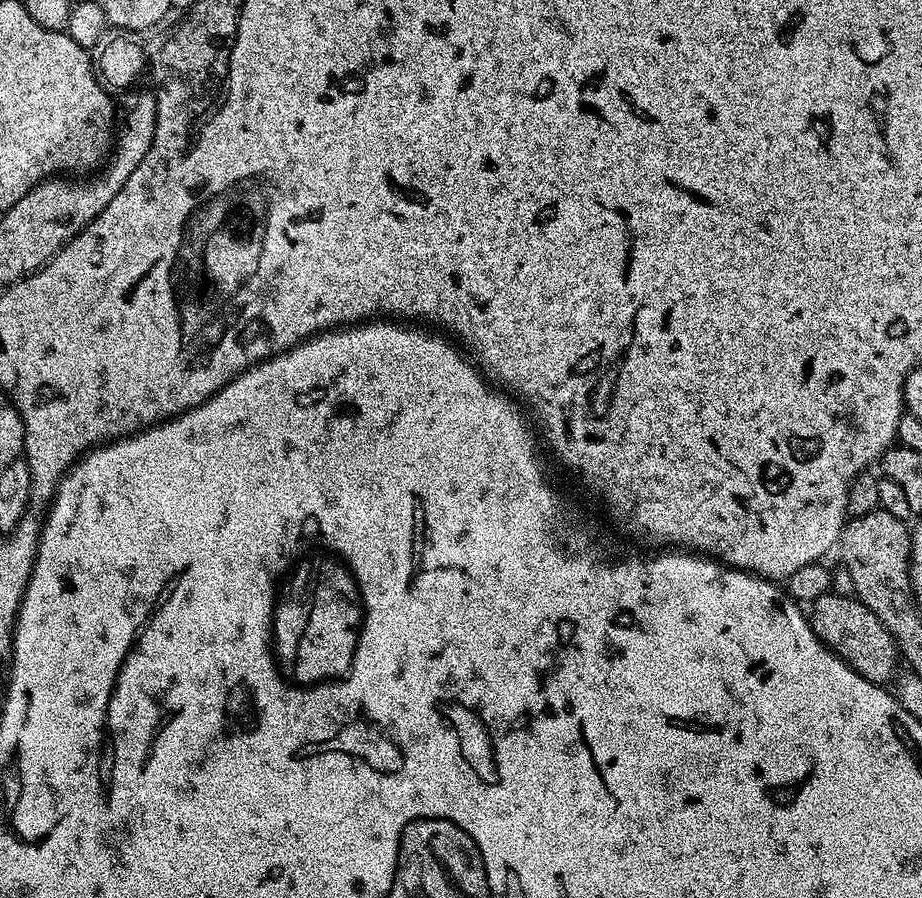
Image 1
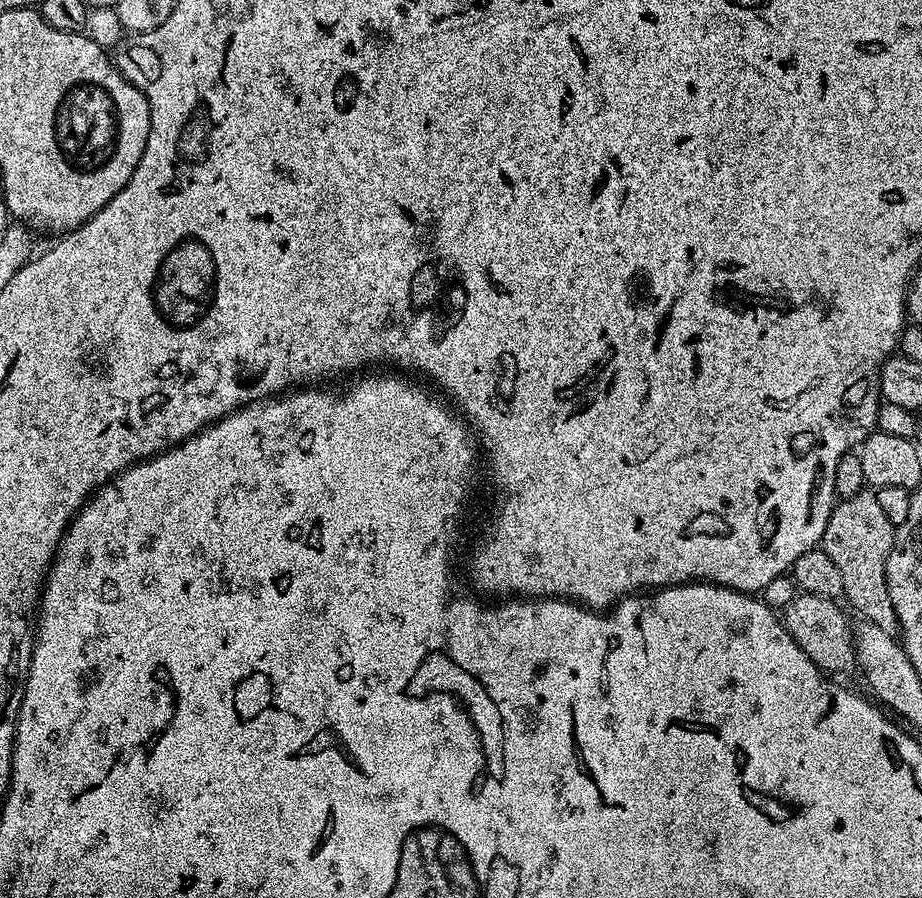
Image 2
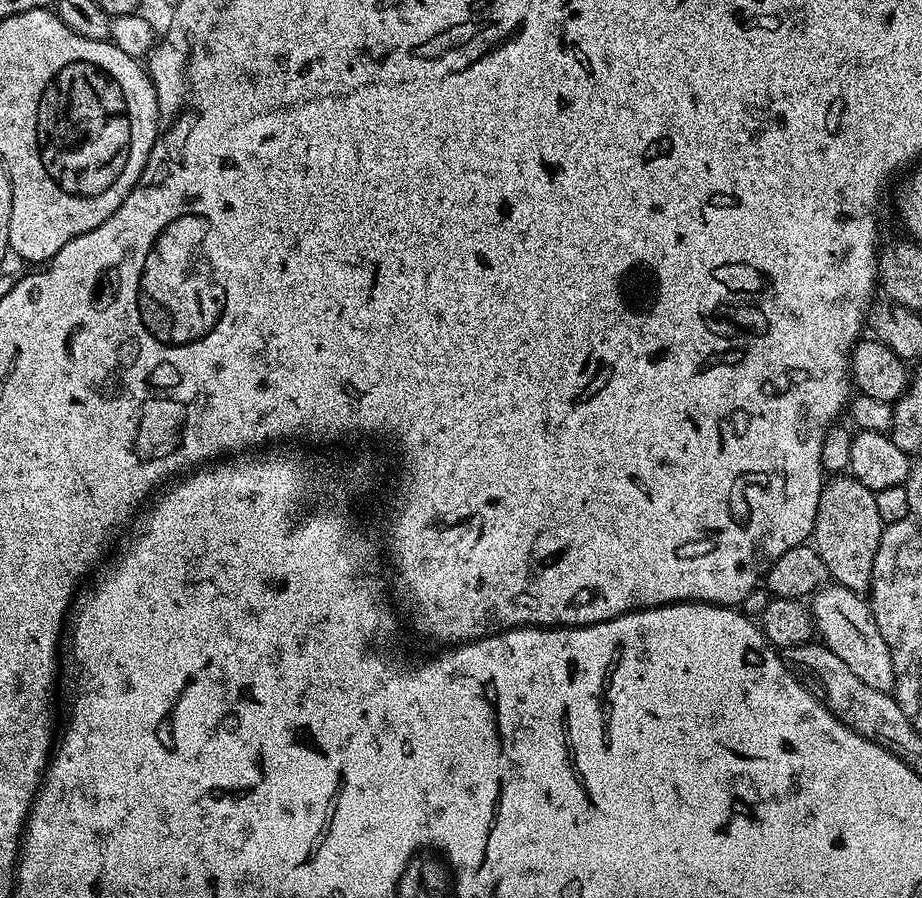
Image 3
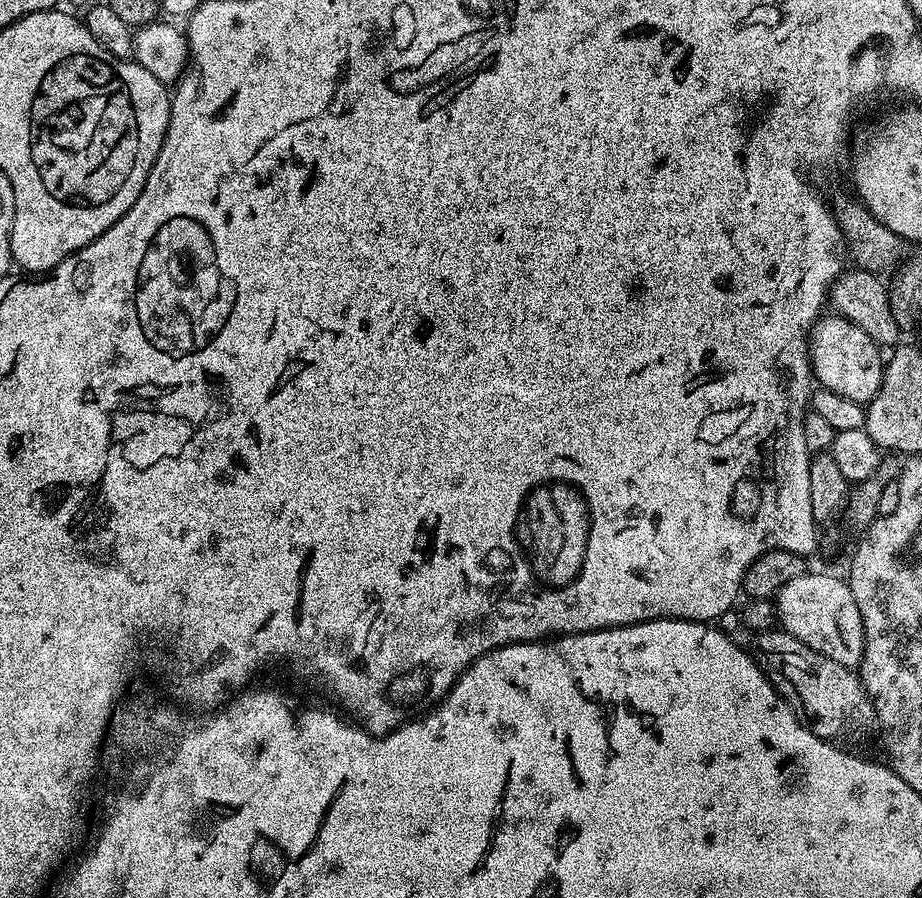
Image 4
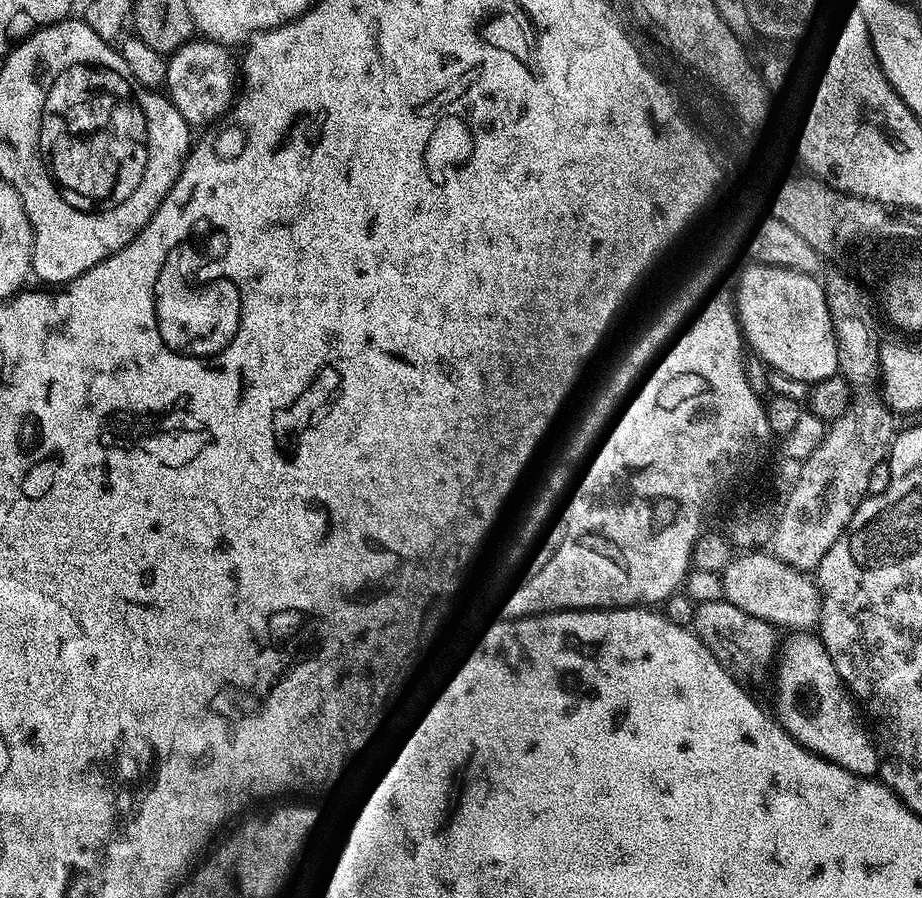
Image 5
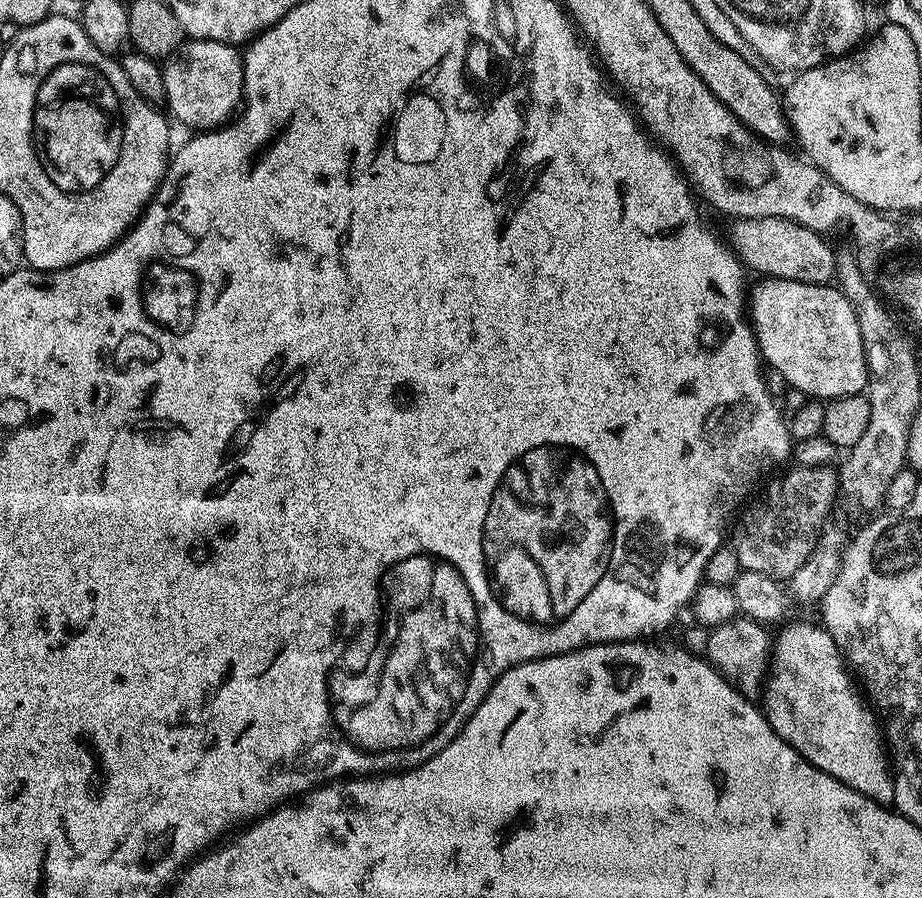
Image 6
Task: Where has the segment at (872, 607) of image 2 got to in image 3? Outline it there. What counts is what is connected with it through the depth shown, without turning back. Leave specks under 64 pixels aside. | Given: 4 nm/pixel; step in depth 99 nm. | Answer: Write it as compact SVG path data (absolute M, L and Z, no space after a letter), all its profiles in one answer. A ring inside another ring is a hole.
M836 474L825 479L824 489L818 498L818 514L812 527L810 537L817 554L825 563L829 577L835 583L841 584L846 590L854 590L861 594L867 593L872 587L872 570L874 568L874 554L878 550L878 542L882 538L885 525L882 518L878 518L878 502L876 492L862 486L851 474Z

